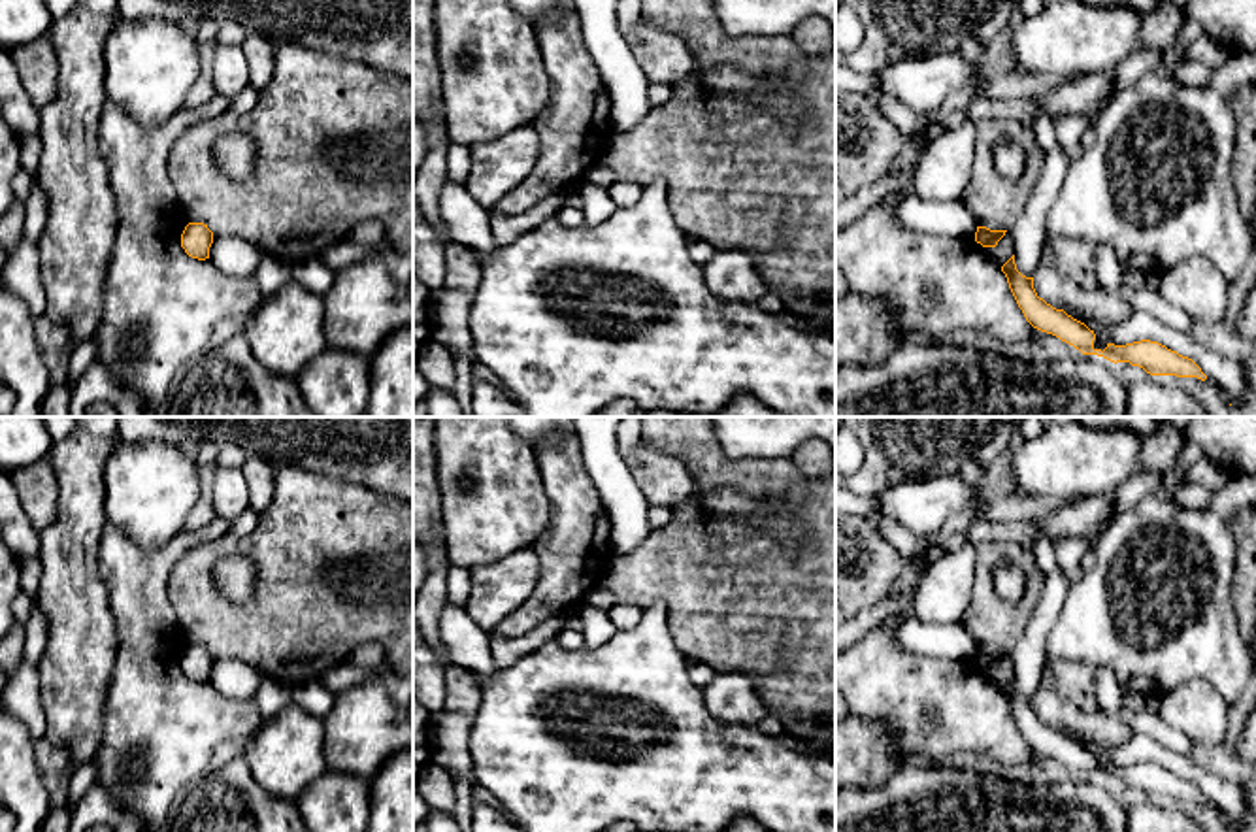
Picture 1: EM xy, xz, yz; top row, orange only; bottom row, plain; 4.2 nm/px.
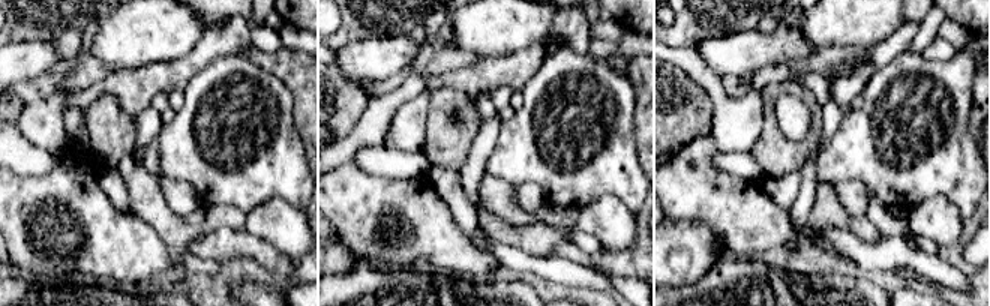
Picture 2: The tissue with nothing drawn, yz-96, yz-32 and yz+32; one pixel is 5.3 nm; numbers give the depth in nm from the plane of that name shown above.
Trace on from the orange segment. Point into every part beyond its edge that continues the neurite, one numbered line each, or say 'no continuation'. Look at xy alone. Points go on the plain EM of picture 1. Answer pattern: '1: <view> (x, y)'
no continuation

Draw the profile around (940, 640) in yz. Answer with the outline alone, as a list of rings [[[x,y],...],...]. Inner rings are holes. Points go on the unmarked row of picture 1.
[[[907,615],[896,623],[896,641],[915,653],[941,660],[975,660],[977,645],[962,623],[922,623]]]

